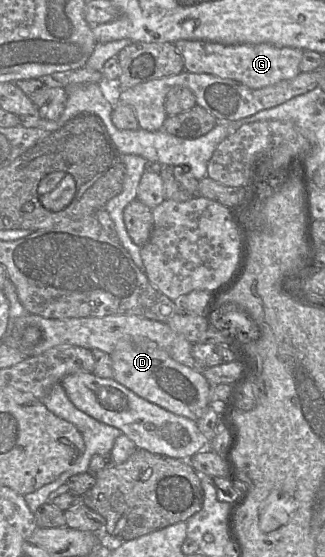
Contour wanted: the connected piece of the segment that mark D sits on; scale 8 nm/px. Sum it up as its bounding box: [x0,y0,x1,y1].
[110,336,211,422]

